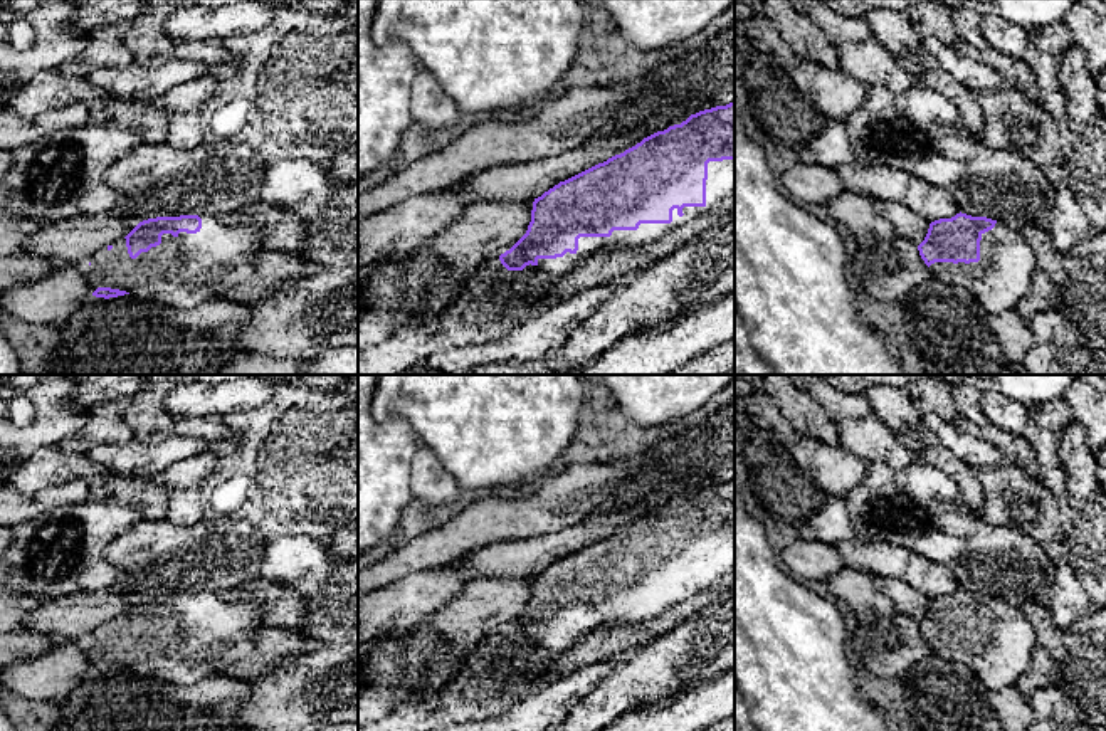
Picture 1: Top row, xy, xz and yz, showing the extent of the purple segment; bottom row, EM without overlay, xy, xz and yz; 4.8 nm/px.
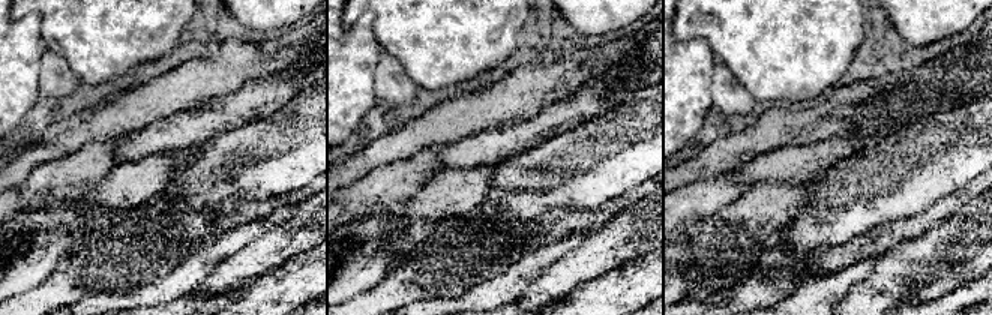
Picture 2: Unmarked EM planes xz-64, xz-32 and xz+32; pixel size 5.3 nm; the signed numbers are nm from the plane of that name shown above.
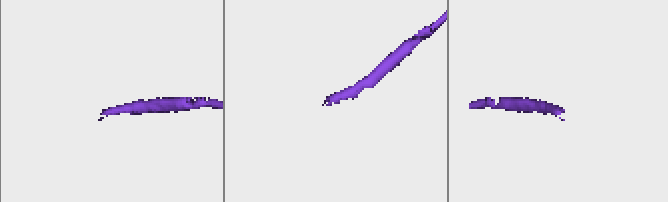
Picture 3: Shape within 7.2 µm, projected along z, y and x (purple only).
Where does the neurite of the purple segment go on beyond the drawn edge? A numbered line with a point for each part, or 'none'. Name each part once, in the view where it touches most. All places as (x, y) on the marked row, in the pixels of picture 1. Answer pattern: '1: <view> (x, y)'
1: xz (720, 184)

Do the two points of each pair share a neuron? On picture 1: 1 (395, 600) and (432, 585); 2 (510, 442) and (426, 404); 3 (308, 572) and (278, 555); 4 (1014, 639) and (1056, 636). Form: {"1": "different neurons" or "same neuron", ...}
{"1": "same neuron", "2": "same neuron", "3": "same neuron", "4": "different neurons"}

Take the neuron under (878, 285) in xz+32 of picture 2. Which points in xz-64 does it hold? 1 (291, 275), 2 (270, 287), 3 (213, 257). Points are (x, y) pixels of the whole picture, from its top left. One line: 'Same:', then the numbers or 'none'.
Same: none

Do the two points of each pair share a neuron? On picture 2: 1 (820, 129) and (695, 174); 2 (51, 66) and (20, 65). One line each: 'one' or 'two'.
1: one
2: two

